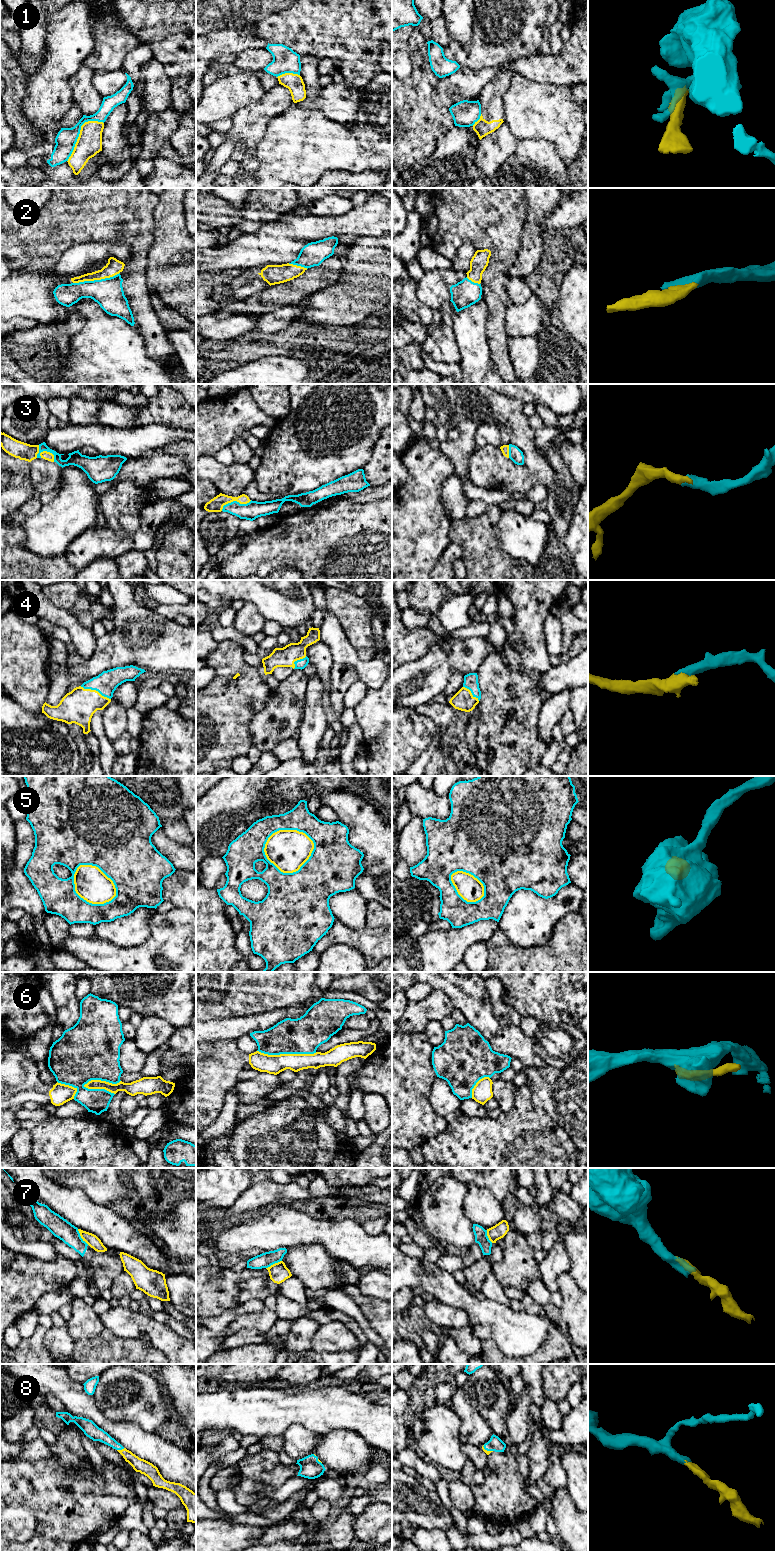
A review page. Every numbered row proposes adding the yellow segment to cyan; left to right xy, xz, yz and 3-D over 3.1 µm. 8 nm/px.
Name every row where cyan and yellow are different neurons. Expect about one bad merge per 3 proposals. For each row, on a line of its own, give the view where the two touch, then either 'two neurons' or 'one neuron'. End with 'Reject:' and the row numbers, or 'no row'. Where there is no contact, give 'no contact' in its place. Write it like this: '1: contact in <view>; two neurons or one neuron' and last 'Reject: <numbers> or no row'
1: contact in xy; two neurons
2: contact in xy; one neuron
3: contact in xy; one neuron
4: contact in xy; one neuron
5: contact in xz; two neurons
6: contact in xy; two neurons
7: contact in xy; two neurons
8: contact in xy; one neuron
Reject: 1, 5, 6, 7

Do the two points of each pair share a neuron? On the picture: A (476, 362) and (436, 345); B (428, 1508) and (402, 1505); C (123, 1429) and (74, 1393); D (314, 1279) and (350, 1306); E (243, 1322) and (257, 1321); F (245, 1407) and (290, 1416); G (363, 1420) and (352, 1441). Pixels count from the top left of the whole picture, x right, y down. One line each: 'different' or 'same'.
A: different
B: same
C: same
D: different
E: same
F: same
G: different

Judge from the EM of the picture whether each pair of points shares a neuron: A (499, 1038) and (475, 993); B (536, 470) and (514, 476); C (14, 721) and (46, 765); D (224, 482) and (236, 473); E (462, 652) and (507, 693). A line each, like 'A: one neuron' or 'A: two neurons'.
A: one neuron
B: two neurons
C: one neuron
D: one neuron
E: two neurons

